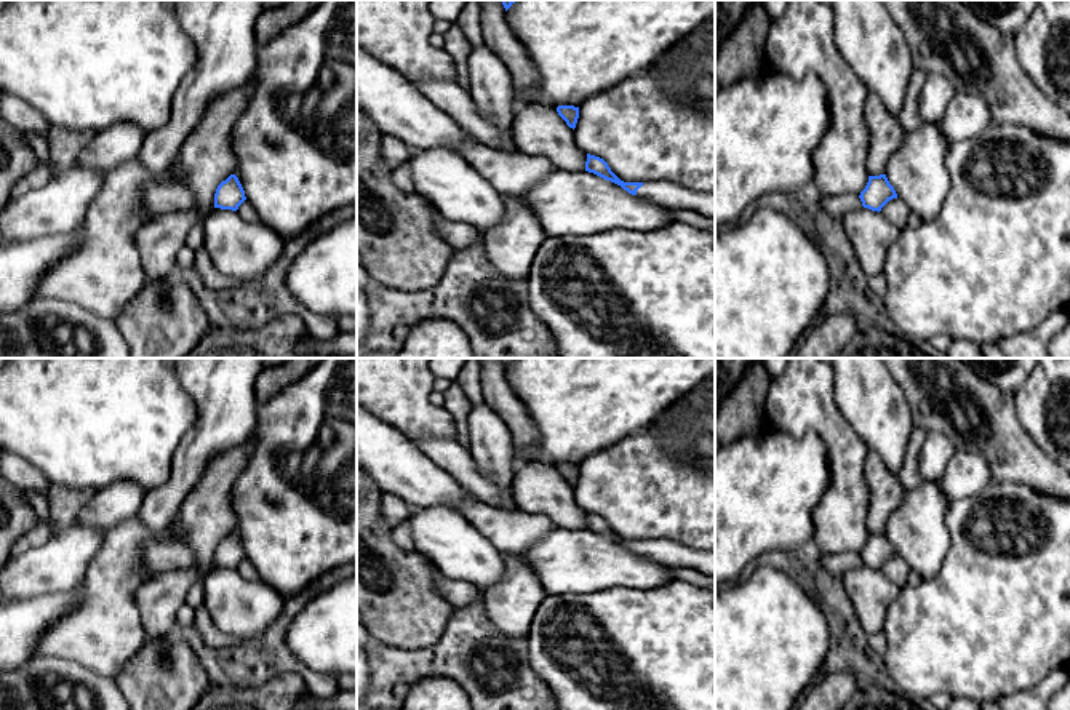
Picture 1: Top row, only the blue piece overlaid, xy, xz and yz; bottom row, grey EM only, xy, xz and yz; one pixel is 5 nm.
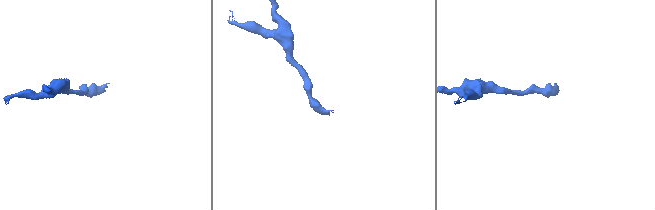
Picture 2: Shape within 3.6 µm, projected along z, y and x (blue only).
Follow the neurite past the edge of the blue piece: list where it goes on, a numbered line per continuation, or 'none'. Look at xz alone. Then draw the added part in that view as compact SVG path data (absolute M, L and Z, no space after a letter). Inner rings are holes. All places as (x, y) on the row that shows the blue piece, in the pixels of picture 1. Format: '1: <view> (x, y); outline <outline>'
1: xz (670, 195); outline M653 181L645 182L637 195L664 208L697 211L715 219L715 193L693 192L672 182Z

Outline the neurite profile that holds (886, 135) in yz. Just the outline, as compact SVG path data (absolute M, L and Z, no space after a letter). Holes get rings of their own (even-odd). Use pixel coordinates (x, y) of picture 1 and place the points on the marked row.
M868 93L865 123L870 133L867 173L868 176L886 174L888 160L900 147L905 136L899 117L888 110L878 94Z

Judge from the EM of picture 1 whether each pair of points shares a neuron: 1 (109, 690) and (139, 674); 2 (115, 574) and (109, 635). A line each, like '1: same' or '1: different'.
1: different
2: same

